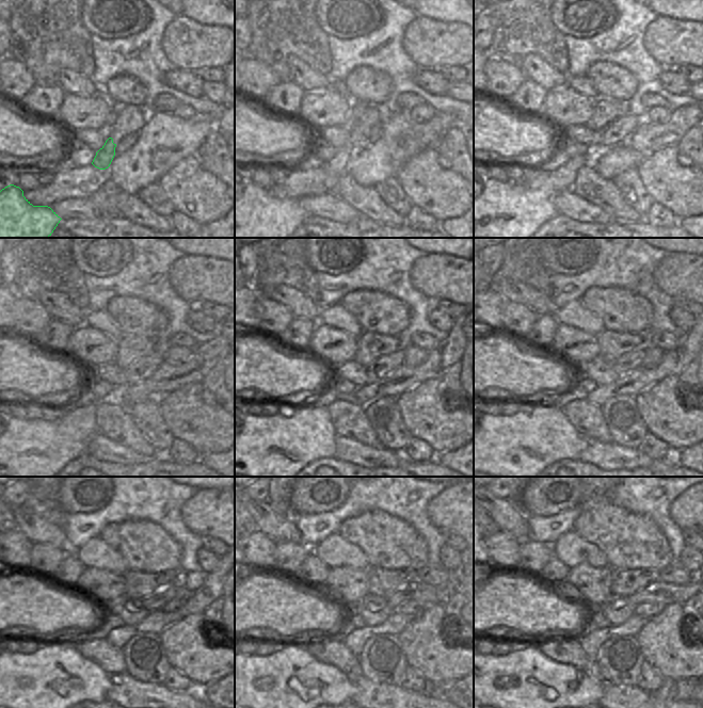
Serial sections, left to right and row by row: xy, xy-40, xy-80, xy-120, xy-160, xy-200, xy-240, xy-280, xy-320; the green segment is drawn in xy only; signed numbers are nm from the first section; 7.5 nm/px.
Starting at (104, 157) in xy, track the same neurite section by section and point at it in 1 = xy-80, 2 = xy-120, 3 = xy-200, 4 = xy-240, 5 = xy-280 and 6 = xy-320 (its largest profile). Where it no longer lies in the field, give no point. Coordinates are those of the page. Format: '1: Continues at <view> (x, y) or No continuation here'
1: Continues at xy-80 (499, 215)
2: Continues at xy-120 (28, 452)
3: Continues at xy-200 (513, 449)
4: Continues at xy-240 (40, 687)
5: Continues at xy-280 (283, 686)
6: Continues at xy-320 (526, 685)

